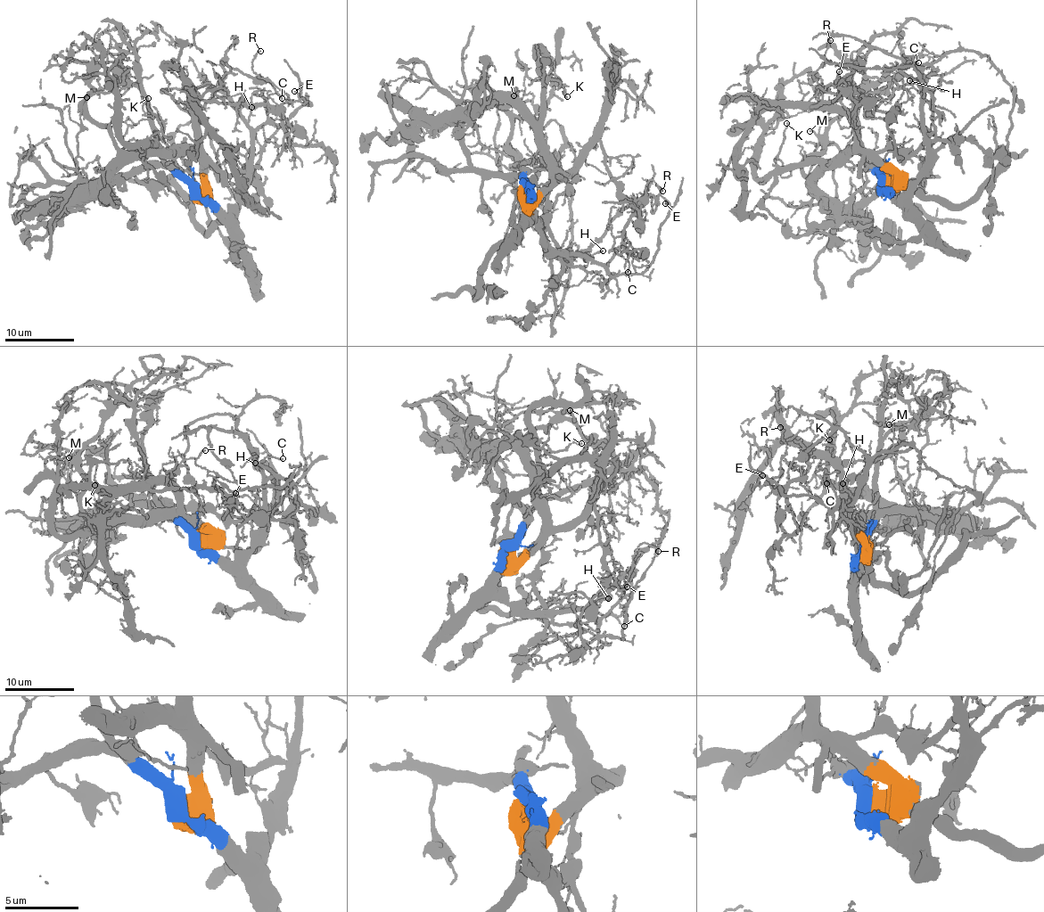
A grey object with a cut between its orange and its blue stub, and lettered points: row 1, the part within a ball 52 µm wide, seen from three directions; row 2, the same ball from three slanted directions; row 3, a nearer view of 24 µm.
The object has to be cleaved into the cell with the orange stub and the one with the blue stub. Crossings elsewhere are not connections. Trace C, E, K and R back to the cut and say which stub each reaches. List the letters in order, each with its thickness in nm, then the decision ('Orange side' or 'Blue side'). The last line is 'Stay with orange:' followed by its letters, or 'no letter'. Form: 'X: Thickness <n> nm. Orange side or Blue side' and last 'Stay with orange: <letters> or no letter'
C: Thickness 110 nm. Blue side
E: Thickness 120 nm. Orange side
K: Thickness 120 nm. Orange side
R: Thickness 110 nm. Orange side
Stay with orange: E, K, R

